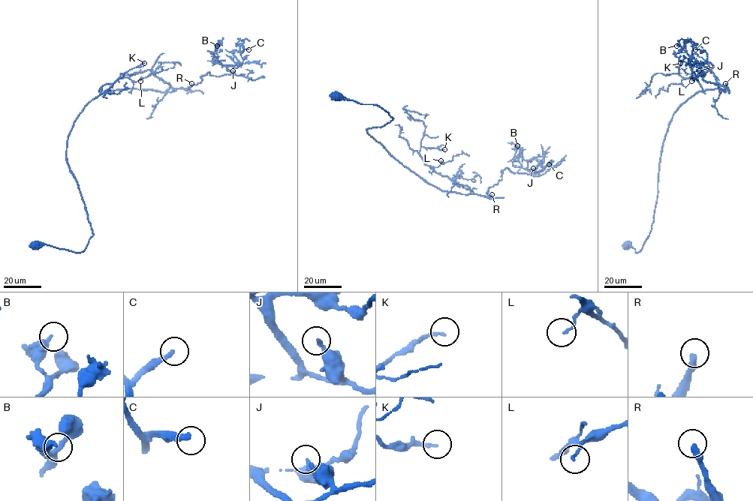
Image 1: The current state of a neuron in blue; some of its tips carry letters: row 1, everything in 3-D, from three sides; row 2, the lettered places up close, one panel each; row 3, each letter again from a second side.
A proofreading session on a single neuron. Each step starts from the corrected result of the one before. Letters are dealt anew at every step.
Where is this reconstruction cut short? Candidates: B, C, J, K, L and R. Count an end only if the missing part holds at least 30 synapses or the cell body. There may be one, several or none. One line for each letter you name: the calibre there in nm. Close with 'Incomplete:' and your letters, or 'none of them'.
C: calibre 280 nm
R: calibre 320 nm
Incomplete: C, R

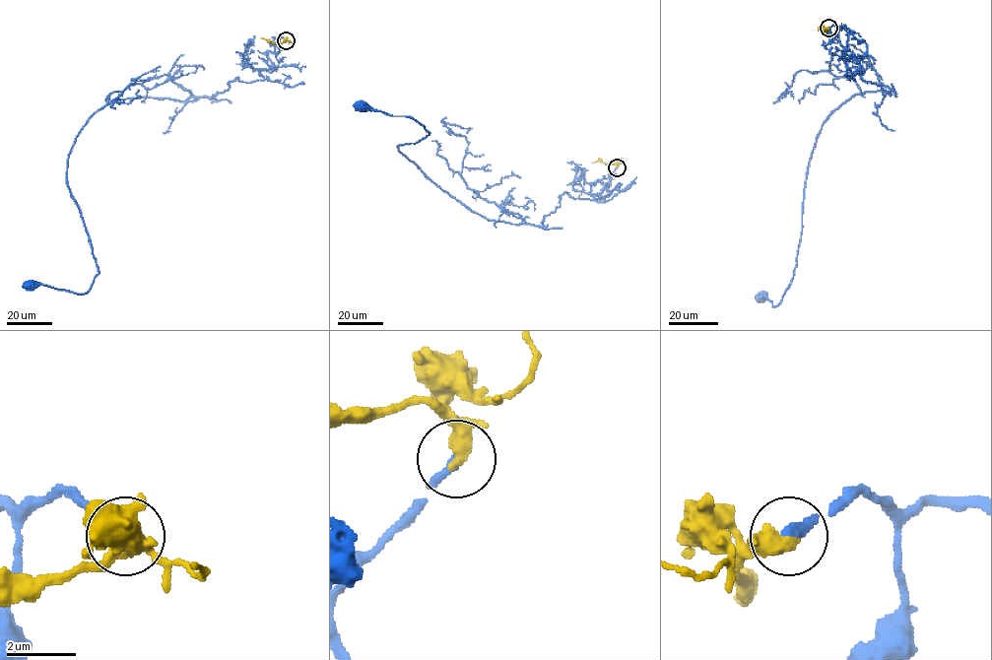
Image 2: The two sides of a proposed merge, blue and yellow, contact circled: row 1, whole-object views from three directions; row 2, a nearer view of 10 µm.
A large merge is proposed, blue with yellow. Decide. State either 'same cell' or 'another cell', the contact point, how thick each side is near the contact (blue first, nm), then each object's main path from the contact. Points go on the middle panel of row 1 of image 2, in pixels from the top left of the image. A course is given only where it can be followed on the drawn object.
same cell; place (617, 167); calibres 320 and 360 nm; course blue (617, 167), (604, 202), (563, 193), (542, 226), (489, 221), (398, 149), (429, 133), (418, 121), (363, 106); course yellow (617, 167), (615, 164), (591, 162)

